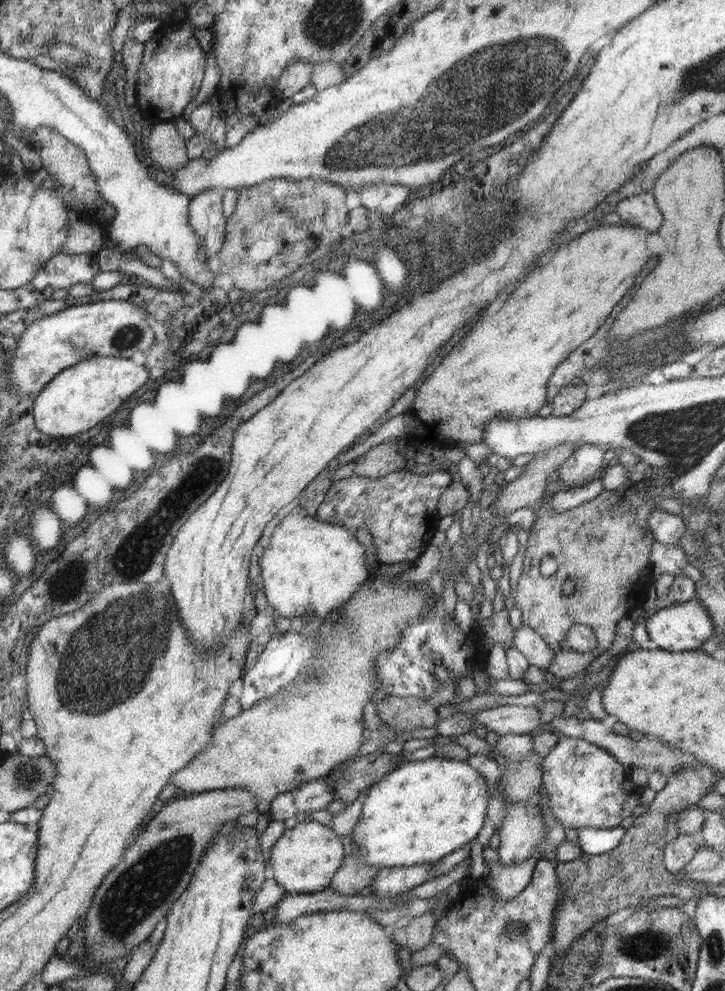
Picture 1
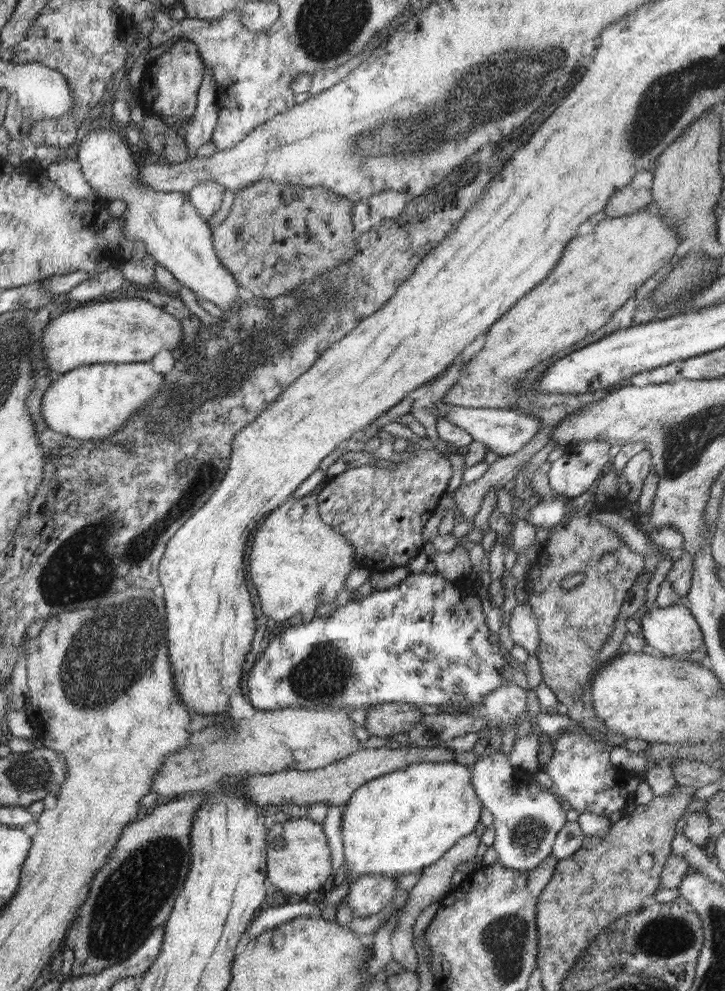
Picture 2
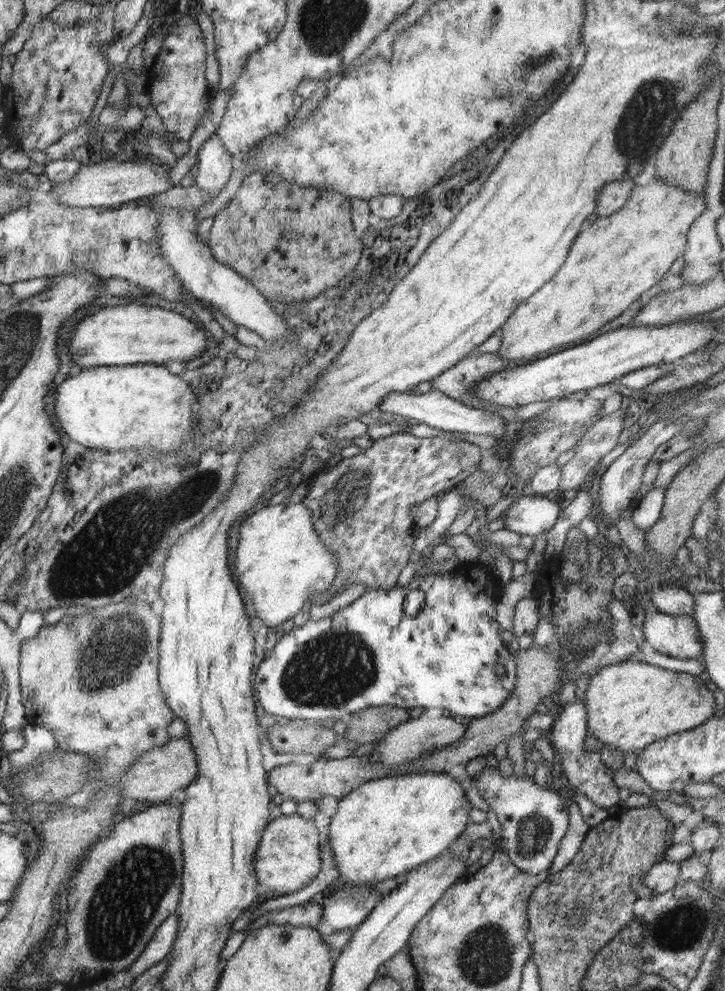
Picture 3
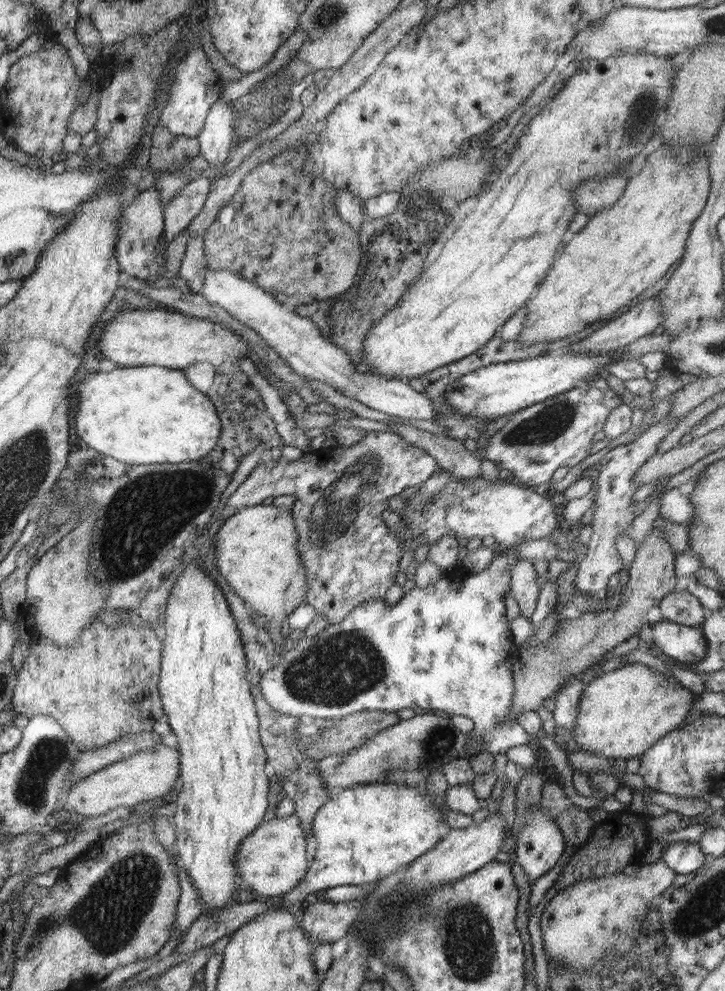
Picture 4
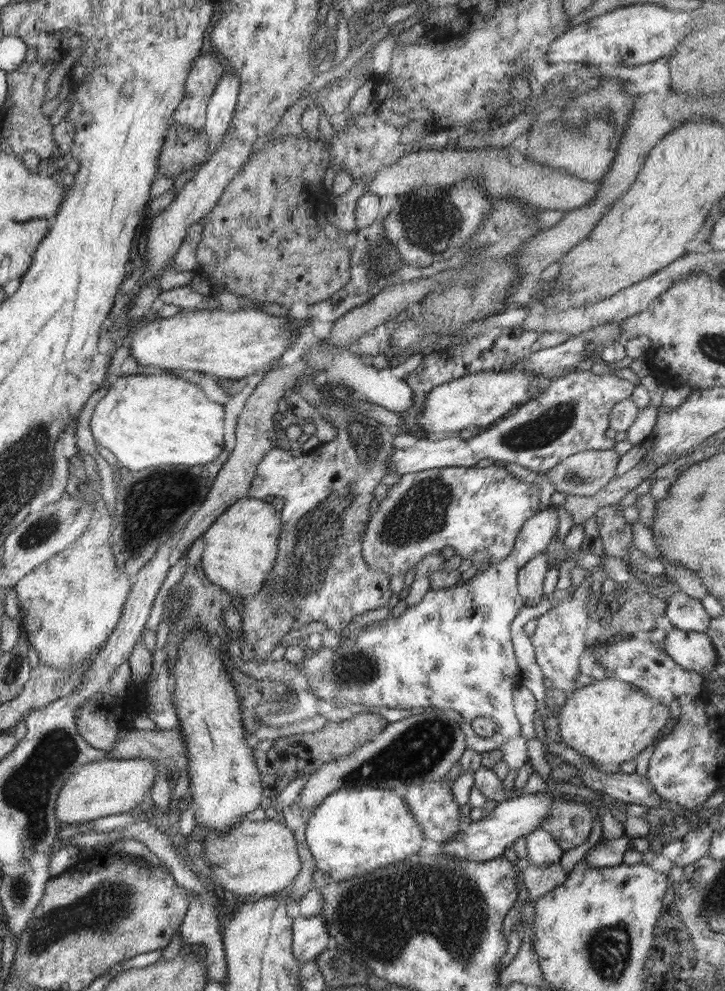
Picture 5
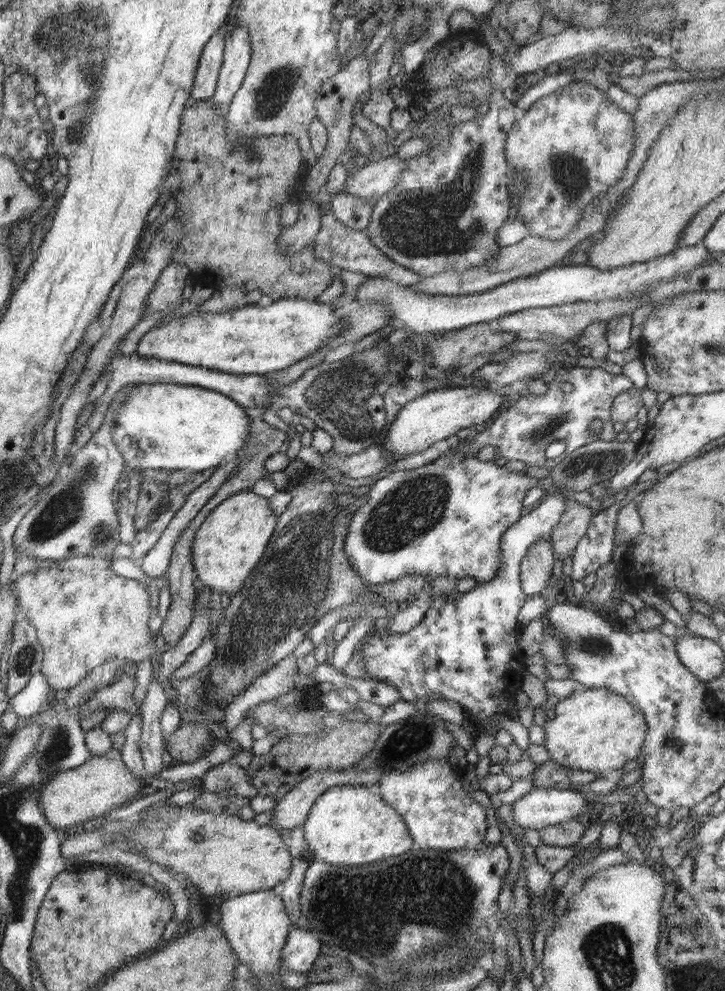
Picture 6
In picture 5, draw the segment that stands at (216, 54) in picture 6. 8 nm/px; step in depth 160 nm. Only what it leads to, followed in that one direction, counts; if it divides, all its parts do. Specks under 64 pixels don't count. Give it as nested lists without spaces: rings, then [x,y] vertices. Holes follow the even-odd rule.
[[[209,50],[198,56],[189,72],[185,98],[178,111],[173,113],[174,124],[202,130],[205,127],[209,100],[223,75],[224,68],[214,51]]]

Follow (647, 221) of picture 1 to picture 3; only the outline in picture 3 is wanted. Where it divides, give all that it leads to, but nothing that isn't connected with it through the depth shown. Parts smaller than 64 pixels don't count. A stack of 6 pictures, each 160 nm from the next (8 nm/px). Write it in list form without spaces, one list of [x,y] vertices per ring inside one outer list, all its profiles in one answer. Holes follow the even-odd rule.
[[[632,178],[608,182],[606,186],[602,186],[602,192],[598,192],[596,196],[596,208],[593,213],[599,217],[609,217],[614,214],[632,196],[634,186],[636,184]]]

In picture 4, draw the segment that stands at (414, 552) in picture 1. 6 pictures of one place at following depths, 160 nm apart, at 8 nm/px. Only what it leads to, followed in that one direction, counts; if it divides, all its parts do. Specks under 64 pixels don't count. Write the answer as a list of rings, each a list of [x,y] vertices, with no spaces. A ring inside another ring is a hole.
[[[366,431],[362,438],[358,442],[352,444],[352,446],[334,446],[333,448],[328,448],[324,450],[310,450],[308,453],[303,453],[303,455],[297,460],[287,461],[286,458],[280,457],[278,461],[274,461],[268,455],[262,459],[251,473],[248,474],[246,480],[240,484],[236,491],[228,498],[227,505],[235,508],[237,510],[242,507],[249,507],[254,504],[260,504],[268,496],[284,496],[290,494],[294,496],[296,501],[291,508],[291,513],[294,519],[295,531],[297,532],[297,551],[301,556],[301,566],[303,566],[303,571],[306,577],[306,598],[304,598],[304,603],[312,606],[316,609],[318,615],[326,616],[328,625],[336,625],[342,623],[342,620],[346,619],[354,608],[366,603],[366,601],[374,601],[374,598],[383,598],[388,592],[389,588],[392,588],[395,583],[396,574],[398,574],[399,567],[398,563],[402,558],[404,553],[402,550],[402,541],[400,541],[394,533],[392,533],[389,527],[384,523],[381,517],[381,512],[387,508],[387,500],[394,495],[402,492],[405,488],[410,486],[421,485],[426,479],[429,479],[434,473],[439,473],[443,470],[441,466],[438,466],[435,458],[432,458],[425,450],[418,448],[417,446],[412,446],[409,442],[406,442],[401,436],[394,434],[392,432],[382,432],[382,431]]]

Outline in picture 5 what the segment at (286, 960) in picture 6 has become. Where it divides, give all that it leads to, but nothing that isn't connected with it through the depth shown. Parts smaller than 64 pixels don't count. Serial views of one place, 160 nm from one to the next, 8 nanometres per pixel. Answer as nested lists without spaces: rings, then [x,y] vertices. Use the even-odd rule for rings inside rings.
[[[321,914],[299,916],[293,921],[291,949],[296,960],[302,964],[315,958],[332,945],[326,921]]]

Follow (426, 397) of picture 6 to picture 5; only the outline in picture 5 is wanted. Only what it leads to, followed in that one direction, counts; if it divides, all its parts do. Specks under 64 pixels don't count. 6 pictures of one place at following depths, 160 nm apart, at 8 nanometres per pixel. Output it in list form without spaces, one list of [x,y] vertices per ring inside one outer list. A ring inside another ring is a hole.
[[[507,369],[490,372],[476,372],[462,376],[446,384],[438,385],[430,390],[421,414],[418,415],[418,435],[426,437],[434,432],[456,432],[464,428],[486,427],[497,423],[497,419],[504,418],[510,410],[536,398],[528,391],[528,386],[546,388],[550,378],[537,376],[531,372],[522,372],[519,369]]]

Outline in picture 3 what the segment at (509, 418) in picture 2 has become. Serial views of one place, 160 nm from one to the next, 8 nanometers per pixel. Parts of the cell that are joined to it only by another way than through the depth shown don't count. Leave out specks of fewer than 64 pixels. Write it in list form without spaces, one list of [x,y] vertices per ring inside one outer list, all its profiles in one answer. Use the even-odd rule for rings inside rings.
[[[436,390],[419,394],[413,392],[390,393],[380,401],[377,407],[381,412],[398,414],[410,423],[426,424],[441,432],[472,432],[472,434],[488,434],[488,436],[497,438],[502,435],[504,427],[506,427],[503,417],[499,413],[472,408],[470,405],[462,404]]]

